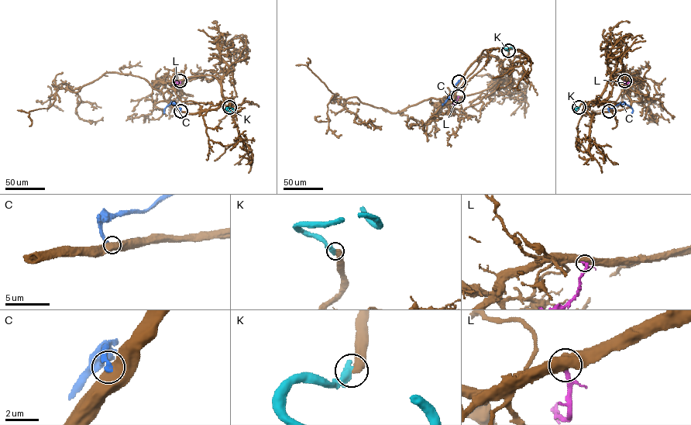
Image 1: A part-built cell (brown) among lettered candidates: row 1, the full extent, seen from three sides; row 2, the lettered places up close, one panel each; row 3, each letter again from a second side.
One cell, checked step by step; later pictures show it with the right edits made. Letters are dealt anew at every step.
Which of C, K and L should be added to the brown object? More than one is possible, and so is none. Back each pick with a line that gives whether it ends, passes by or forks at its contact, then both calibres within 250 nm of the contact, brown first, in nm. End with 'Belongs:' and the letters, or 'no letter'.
Belongs: no letter

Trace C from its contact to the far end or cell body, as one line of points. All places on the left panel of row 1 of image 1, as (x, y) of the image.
C: (180, 111), (175, 104), (170, 103), (165, 108), (164, 113)

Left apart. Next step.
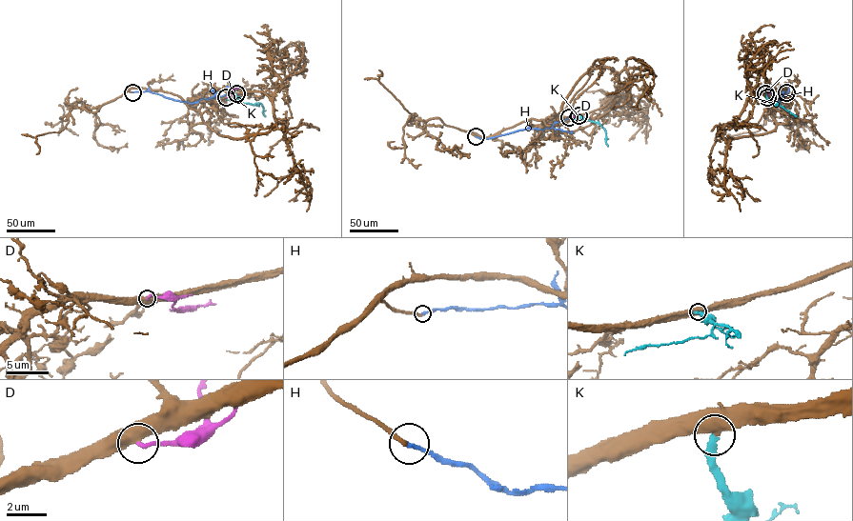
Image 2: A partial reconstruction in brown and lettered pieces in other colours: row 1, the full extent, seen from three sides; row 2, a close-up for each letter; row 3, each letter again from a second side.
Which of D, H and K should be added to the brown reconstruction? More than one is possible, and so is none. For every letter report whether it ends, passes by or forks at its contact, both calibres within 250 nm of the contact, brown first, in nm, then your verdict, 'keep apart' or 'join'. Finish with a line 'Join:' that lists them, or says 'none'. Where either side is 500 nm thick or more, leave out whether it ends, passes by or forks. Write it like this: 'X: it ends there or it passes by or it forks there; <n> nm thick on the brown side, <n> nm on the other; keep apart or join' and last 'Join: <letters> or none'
D: 600 nm thick on the brown side, 190 nm on the other; keep apart
H: it ends there; 220 nm thick on the brown side, 190 nm on the other; keep apart
K: 650 nm thick on the brown side, 240 nm on the other; join
Join: K

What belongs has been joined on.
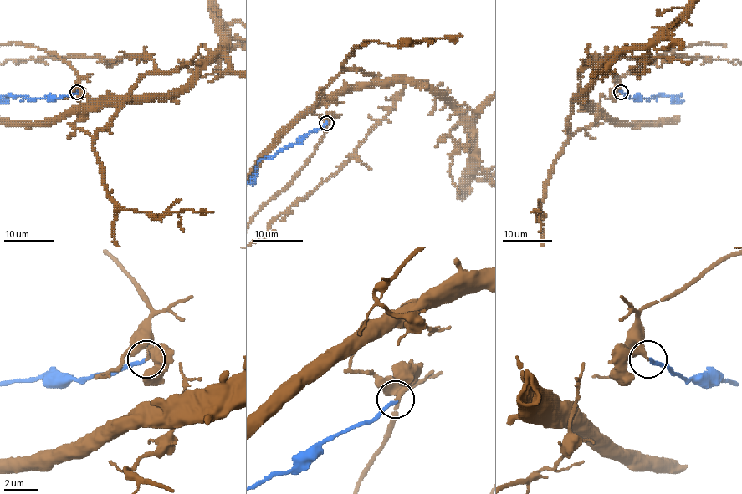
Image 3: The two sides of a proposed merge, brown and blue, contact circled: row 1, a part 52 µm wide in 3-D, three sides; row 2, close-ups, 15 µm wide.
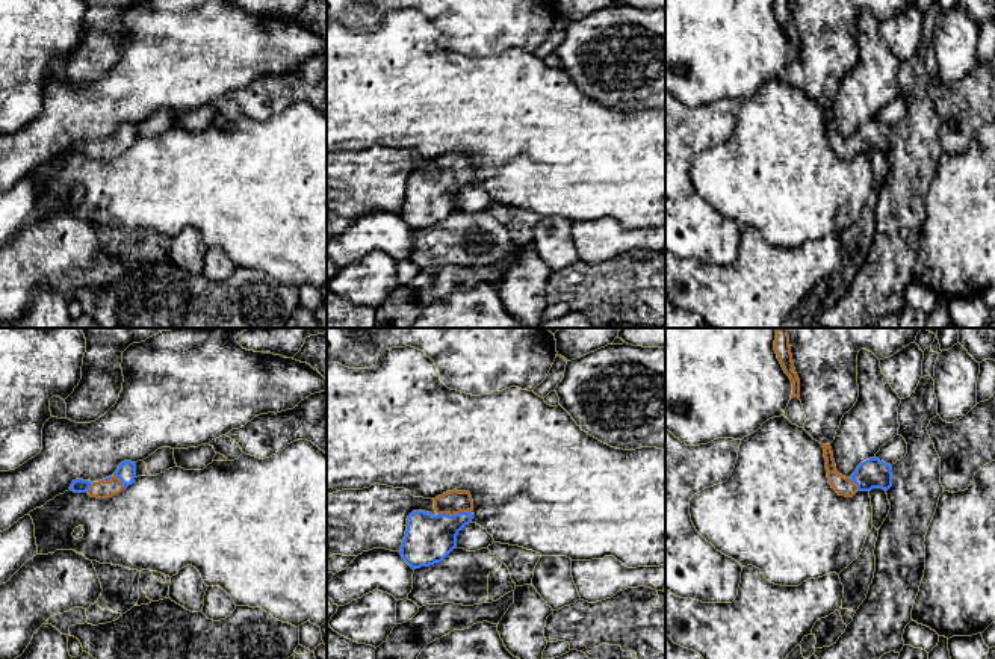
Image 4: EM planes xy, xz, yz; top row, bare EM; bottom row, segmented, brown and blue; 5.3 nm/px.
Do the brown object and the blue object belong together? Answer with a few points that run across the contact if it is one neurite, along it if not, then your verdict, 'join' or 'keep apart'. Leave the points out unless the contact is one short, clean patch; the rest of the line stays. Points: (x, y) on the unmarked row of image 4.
line xz (452, 163), (454, 176), (428, 201); join

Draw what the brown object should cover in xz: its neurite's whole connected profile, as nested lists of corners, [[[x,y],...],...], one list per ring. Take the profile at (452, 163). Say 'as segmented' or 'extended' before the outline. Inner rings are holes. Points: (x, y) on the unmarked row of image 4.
extended; [[[452,151],[432,162],[436,177],[413,172],[407,180],[399,215],[413,231],[442,224],[457,210],[458,193],[473,180],[469,153]]]

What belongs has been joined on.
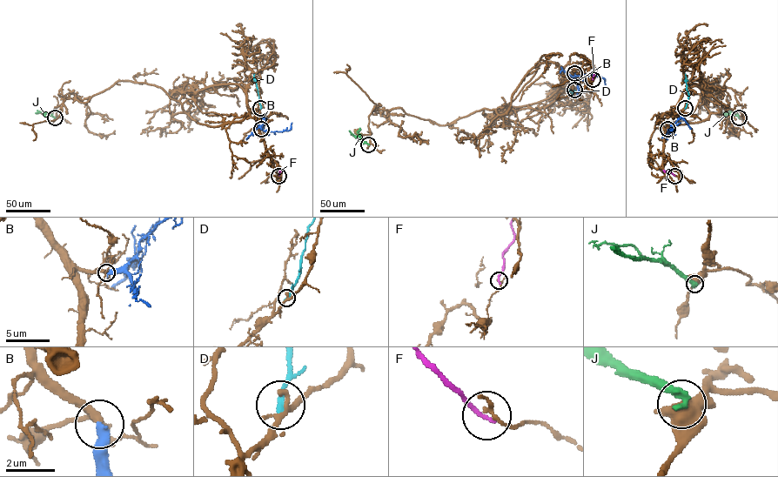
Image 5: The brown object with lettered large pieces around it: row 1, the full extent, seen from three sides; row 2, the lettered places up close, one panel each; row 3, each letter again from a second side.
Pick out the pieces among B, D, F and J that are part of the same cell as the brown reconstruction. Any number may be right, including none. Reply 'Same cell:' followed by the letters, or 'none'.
Same cell: B

